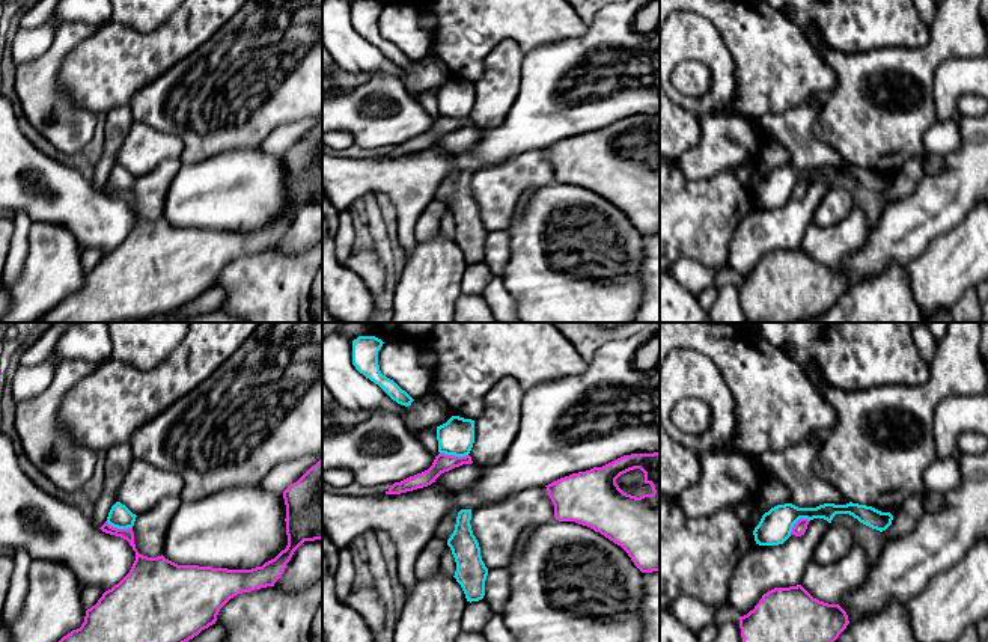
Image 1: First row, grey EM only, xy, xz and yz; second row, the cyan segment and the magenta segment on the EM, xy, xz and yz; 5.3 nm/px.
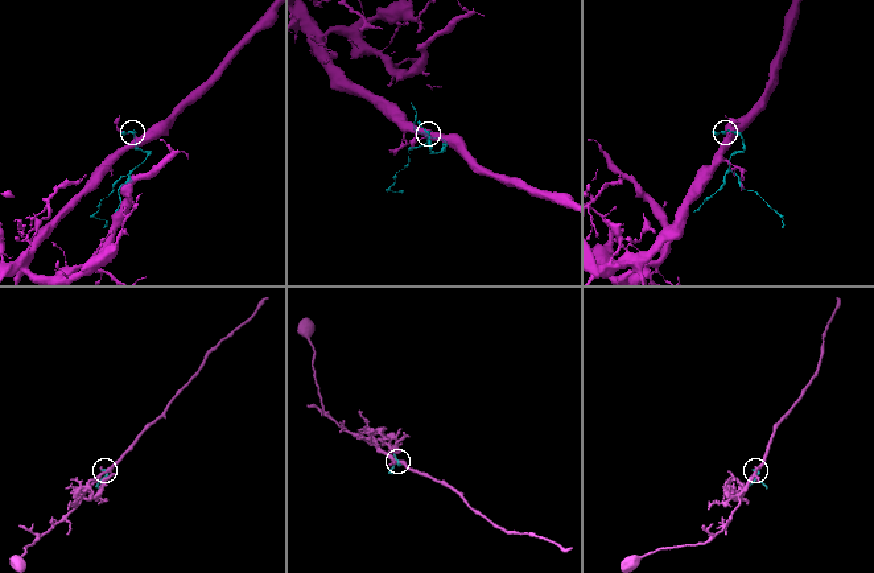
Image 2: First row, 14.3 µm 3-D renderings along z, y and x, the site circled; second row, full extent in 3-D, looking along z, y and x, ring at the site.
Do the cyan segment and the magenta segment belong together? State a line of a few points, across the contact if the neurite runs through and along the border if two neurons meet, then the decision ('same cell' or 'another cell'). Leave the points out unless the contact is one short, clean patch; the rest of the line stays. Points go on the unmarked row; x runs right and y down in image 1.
line xz (440, 115), (467, 118); another cell

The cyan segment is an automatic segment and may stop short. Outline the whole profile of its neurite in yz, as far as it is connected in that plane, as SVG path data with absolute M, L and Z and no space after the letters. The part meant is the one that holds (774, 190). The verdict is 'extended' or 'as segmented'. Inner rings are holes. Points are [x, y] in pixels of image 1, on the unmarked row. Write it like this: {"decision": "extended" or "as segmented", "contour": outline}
{"decision": "as segmented", "contour": "M852 164L846 167L824 166L816 170L798 170L792 166L785 166L771 170L762 178L753 193L755 203L759 208L779 208L791 199L792 190L800 181L824 181L831 185L836 176L849 176L880 194L886 193L893 182L890 175L881 175L872 169Z"}

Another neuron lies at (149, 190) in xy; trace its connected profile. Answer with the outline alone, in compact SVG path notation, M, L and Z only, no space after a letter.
M166 160L154 170L136 179L133 194L134 206L140 217L148 220L163 217L167 191L181 166L179 160Z

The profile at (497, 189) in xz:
M532 149L502 164L471 173L471 193L488 232L508 229L517 203L529 187L544 187L554 181L554 167L547 149Z

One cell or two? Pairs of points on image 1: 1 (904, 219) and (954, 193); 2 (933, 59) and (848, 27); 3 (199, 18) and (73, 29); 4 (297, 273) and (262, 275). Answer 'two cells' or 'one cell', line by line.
1: one cell
2: two cells
3: two cells
4: one cell

